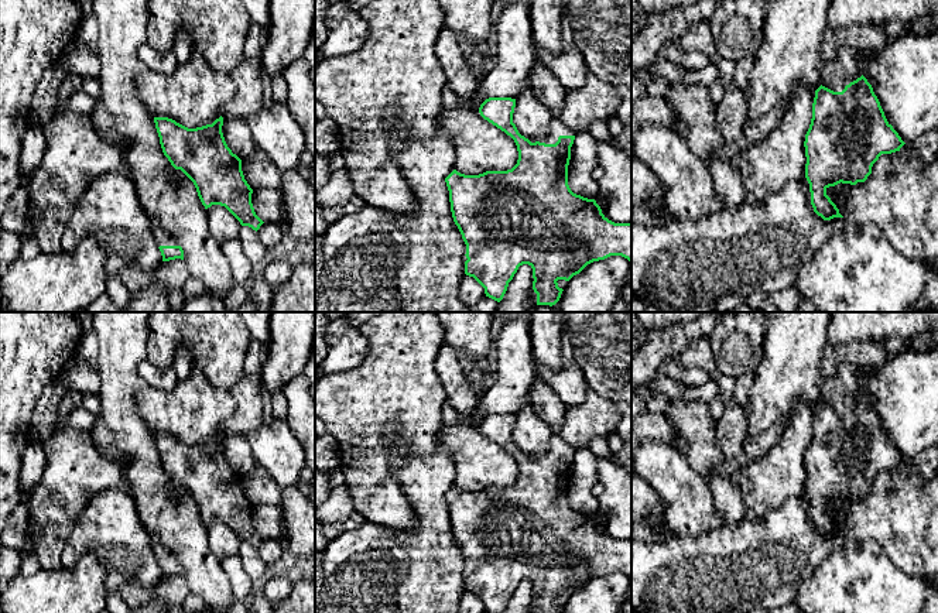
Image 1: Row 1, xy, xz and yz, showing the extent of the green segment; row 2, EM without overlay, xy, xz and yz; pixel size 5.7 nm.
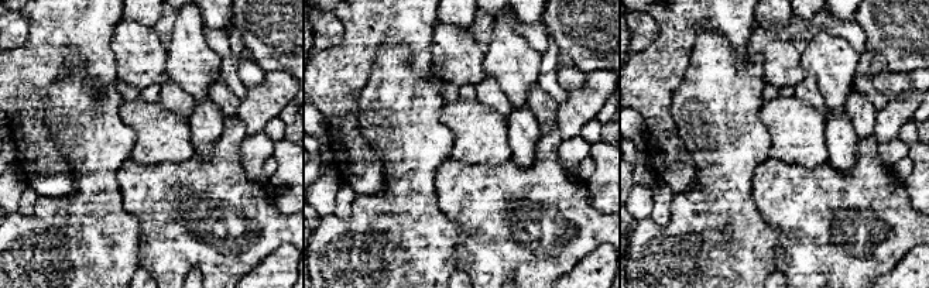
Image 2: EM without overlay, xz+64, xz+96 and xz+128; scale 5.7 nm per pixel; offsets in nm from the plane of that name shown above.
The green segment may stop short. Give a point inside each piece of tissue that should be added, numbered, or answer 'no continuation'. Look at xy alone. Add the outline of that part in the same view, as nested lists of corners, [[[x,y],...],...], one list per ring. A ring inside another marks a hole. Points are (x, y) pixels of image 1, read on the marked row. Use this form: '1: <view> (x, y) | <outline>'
1: xy (161, 237) | [[[148,215],[148,218],[150,218],[150,222],[151,222],[151,232],[153,232],[154,240],[155,240],[158,247],[160,246],[178,246],[178,242],[171,234],[168,234],[161,226],[158,226],[151,219],[150,215]]]

